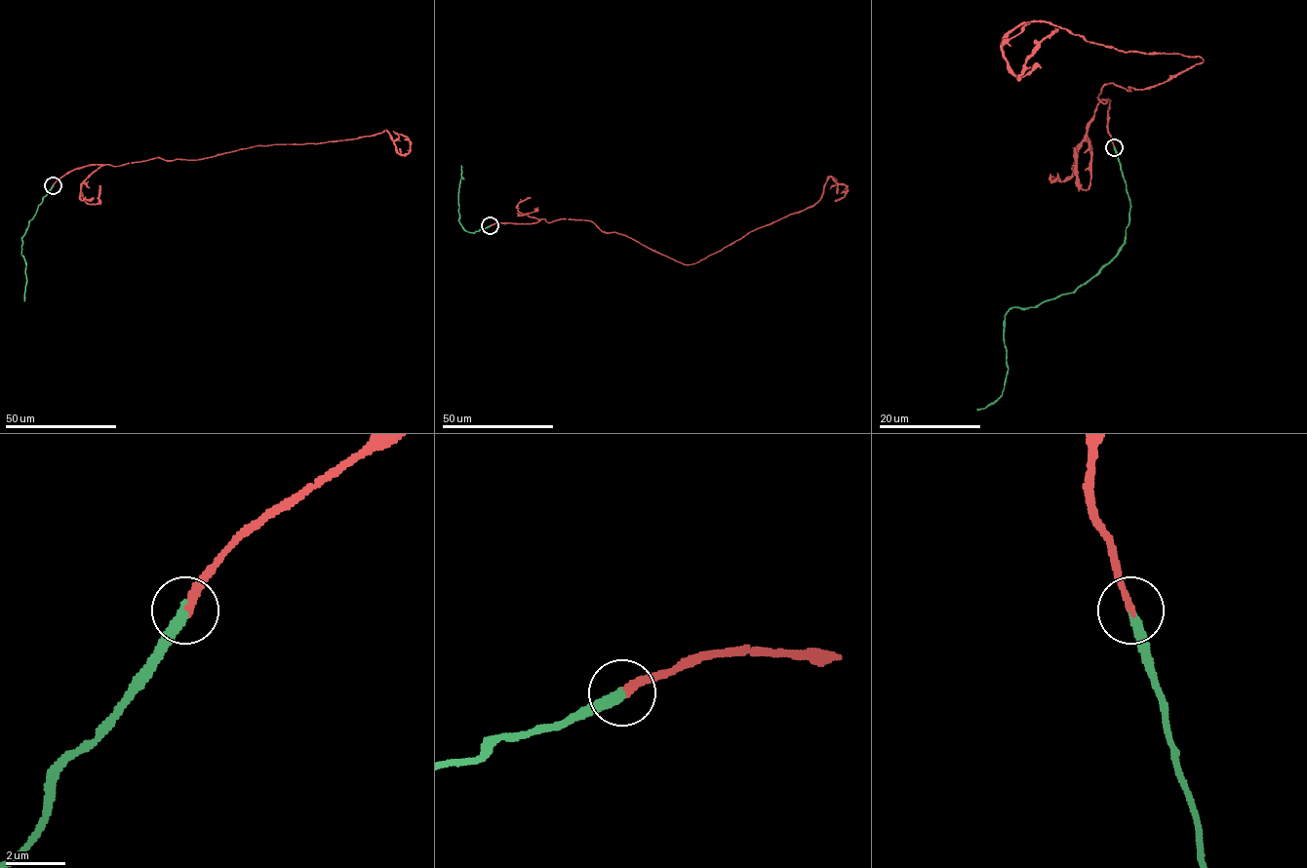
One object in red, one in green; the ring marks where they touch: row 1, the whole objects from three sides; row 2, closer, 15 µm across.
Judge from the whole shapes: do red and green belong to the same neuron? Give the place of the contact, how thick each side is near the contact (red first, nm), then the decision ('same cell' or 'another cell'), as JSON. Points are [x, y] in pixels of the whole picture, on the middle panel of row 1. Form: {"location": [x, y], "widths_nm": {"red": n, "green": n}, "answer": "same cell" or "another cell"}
{"location": [490, 225], "widths_nm": {"red": 240, "green": 360}, "answer": "same cell"}

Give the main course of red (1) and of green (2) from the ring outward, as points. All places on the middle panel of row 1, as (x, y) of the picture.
1: (490, 226), (589, 220), (692, 264), (811, 207), (831, 177), (847, 186), (835, 201)
2: (490, 226), (471, 232), (458, 220), (458, 192), (460, 178), (463, 178), (461, 166)

